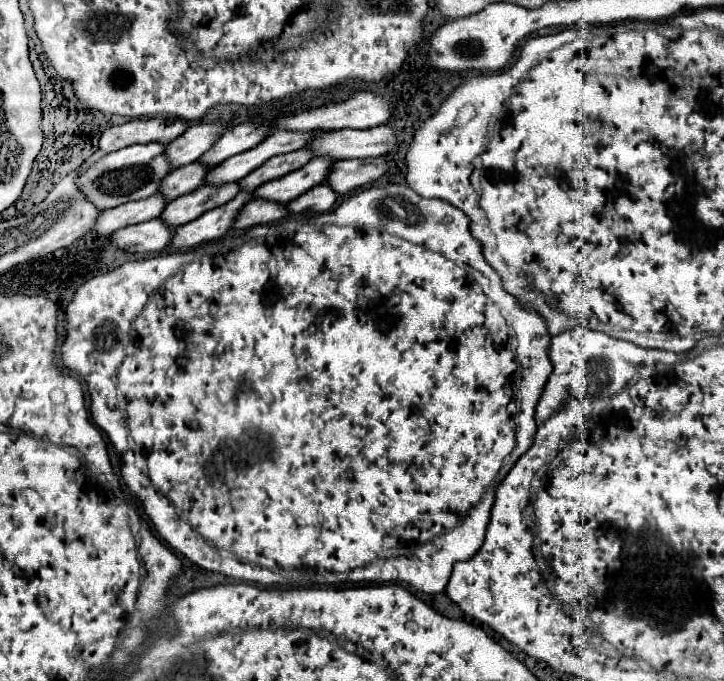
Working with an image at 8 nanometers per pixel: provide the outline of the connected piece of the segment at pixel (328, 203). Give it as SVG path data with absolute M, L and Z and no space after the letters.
M321 183L309 191L305 191L303 195L299 195L297 199L285 203L287 211L293 213L293 215L299 215L299 213L305 213L305 211L311 211L311 213L325 213L333 207L333 203L337 201L337 193Z

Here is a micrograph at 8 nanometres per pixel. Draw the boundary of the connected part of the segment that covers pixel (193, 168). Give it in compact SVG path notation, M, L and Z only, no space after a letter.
M189 163L177 171L169 171L169 175L165 175L159 187L159 193L165 201L173 201L179 195L187 195L189 191L195 191L199 185L203 185L207 171L209 167L203 167L201 163Z

